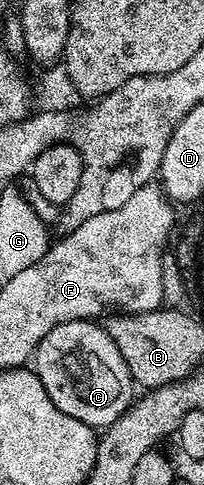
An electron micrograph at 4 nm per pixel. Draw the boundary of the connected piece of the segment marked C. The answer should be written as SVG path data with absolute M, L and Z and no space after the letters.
M96 320L68 321L51 331L39 343L35 354L35 371L47 387L47 395L51 395L51 403L59 407L71 419L79 419L94 427L107 427L115 423L129 410L135 400L135 382L131 371L127 371L127 363L123 363L123 355L119 355L119 347L107 335L107 331Z

